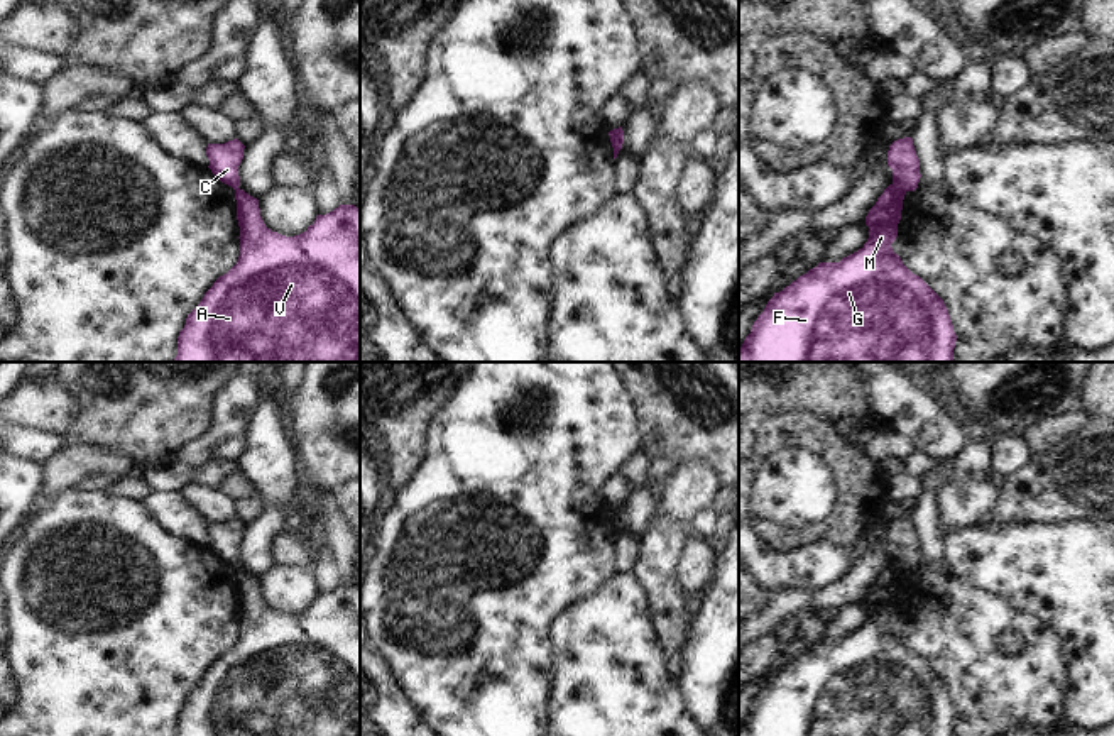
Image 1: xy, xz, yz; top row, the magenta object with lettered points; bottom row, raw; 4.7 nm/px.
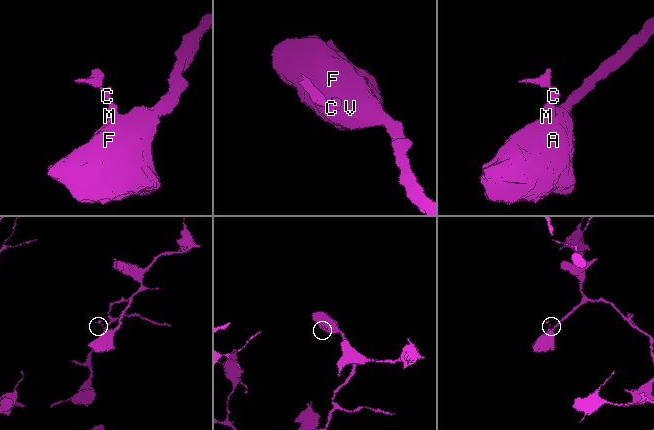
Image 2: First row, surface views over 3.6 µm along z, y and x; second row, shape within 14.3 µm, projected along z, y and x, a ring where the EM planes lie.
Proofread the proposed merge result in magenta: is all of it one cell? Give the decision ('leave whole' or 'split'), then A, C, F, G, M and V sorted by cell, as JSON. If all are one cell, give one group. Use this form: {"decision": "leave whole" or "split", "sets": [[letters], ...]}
{"decision": "split", "sets": [["A", "F", "G", "M", "V"], ["C"]]}

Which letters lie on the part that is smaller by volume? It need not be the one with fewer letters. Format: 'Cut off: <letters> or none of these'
Cut off: C

